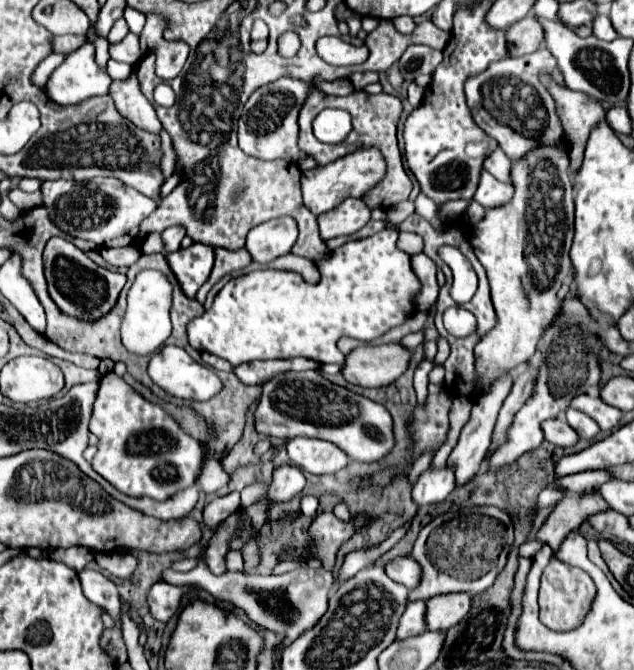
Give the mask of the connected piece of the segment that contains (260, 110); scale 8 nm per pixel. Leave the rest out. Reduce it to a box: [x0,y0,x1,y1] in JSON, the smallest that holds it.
[238,76,354,162]

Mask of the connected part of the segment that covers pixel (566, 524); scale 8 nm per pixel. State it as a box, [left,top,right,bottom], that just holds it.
[535,494,609,554]

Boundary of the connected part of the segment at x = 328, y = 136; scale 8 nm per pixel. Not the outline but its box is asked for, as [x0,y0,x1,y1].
[314,108,352,144]

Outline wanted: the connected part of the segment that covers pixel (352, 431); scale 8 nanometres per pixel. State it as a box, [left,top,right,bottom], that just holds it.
[254,370,394,462]

